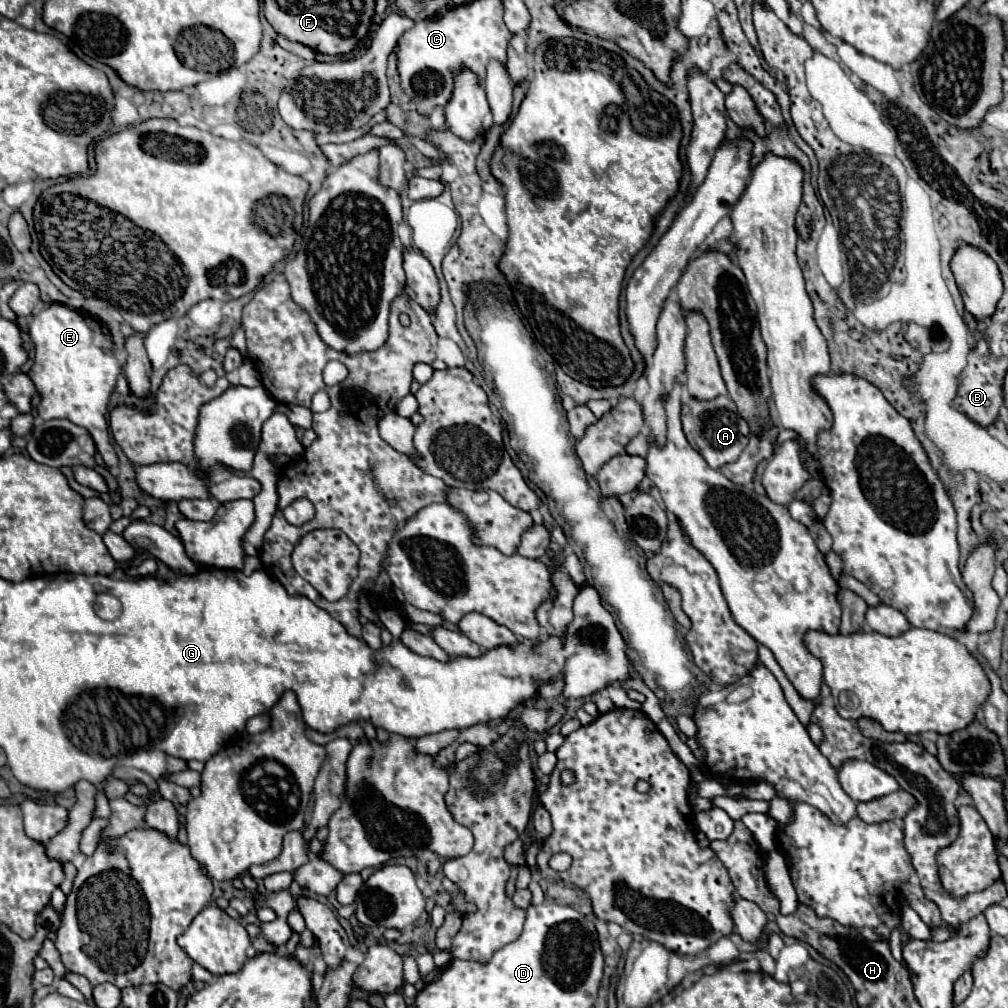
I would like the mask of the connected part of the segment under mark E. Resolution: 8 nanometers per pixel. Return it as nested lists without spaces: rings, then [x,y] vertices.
[[[51,303],[41,309],[29,323],[29,335],[35,343],[35,363],[29,371],[41,403],[37,407],[41,419],[69,419],[85,427],[95,439],[107,469],[117,469],[119,459],[109,441],[107,413],[109,399],[121,373],[121,363],[115,357],[115,345],[103,333],[101,323],[89,313],[79,313],[63,303]]]

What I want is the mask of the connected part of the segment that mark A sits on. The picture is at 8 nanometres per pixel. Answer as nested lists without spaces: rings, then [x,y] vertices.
[[[715,397],[711,401],[689,399],[687,403],[683,403],[681,423],[689,445],[707,461],[711,469],[719,469],[723,463],[735,461],[747,447],[751,437],[751,433],[747,431],[747,423],[743,423],[735,403],[731,403],[729,397]]]

